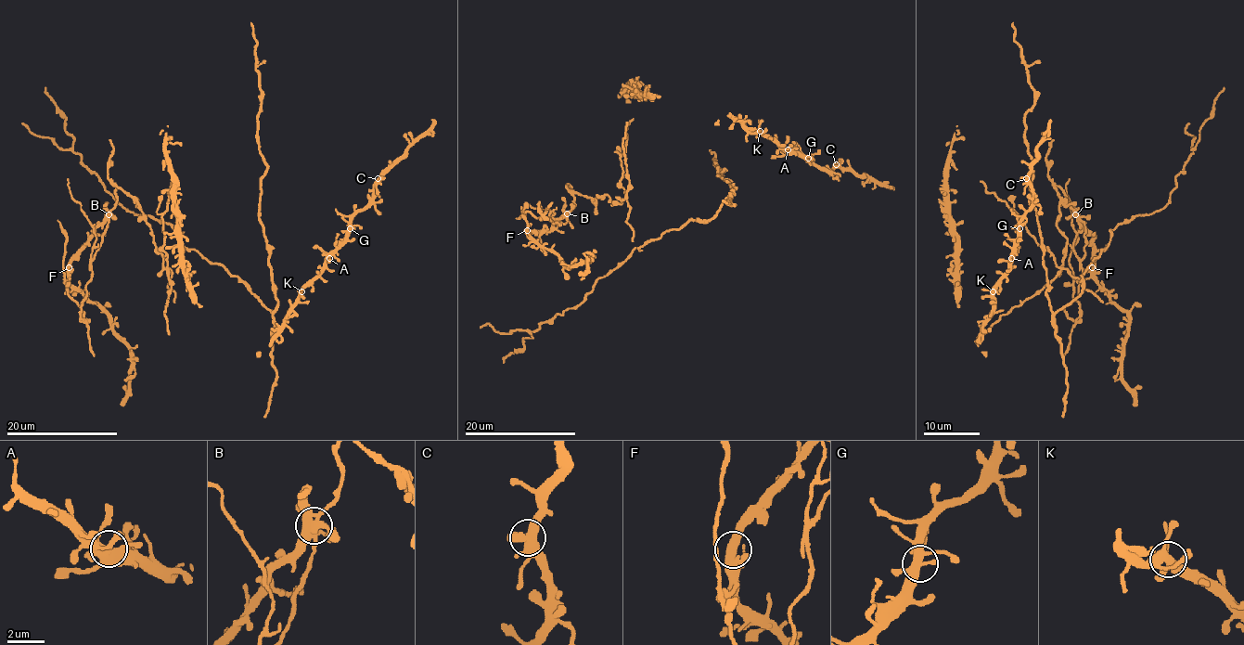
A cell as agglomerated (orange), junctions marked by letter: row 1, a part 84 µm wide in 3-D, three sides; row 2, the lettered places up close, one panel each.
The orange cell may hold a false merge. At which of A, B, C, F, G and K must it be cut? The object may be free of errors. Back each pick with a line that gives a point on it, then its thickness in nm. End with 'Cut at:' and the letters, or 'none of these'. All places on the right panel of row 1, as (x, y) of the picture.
B: place (1075, 214); calibre 480 nm
Cut at: B

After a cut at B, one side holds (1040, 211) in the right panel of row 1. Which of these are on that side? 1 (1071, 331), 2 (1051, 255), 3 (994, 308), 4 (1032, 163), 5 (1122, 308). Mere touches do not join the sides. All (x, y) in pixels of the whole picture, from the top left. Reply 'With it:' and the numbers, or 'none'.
With it: 3, 4, 5

